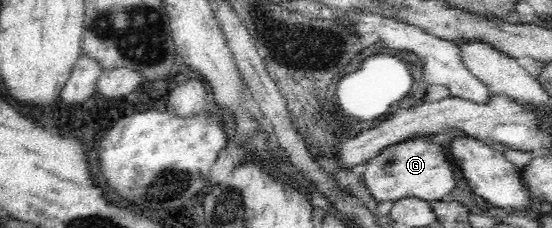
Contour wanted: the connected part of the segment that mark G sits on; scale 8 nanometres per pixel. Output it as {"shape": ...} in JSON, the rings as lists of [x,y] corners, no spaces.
{"shape":[[[435,133],[409,135],[407,138],[399,139],[397,142],[384,146],[379,154],[370,158],[363,170],[363,178],[373,195],[381,201],[396,201],[406,196],[417,196],[430,201],[448,199],[457,186],[455,170],[459,169],[455,164],[455,159],[451,158],[451,149],[449,148],[443,142],[435,142]]]}

